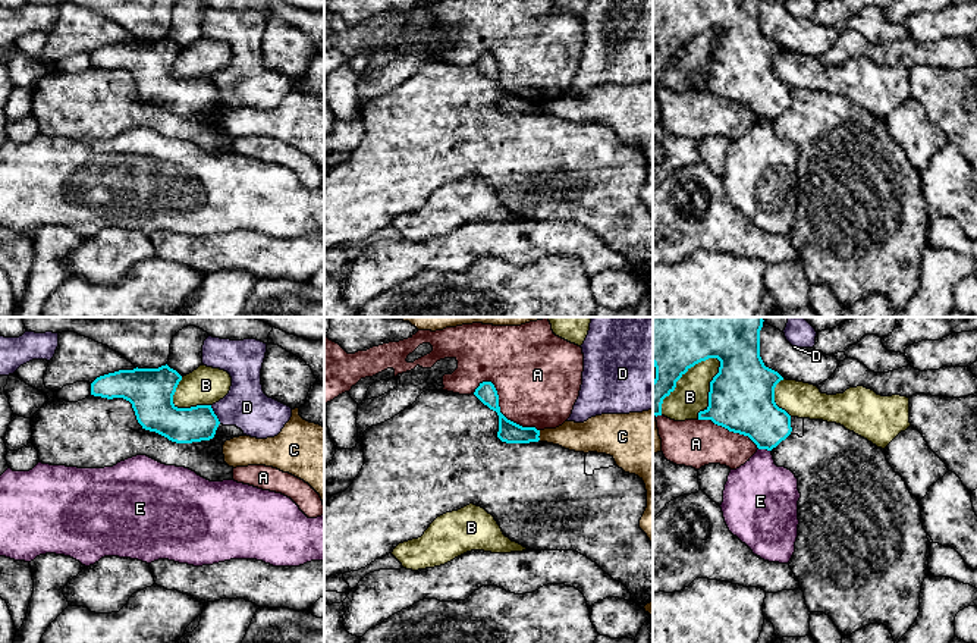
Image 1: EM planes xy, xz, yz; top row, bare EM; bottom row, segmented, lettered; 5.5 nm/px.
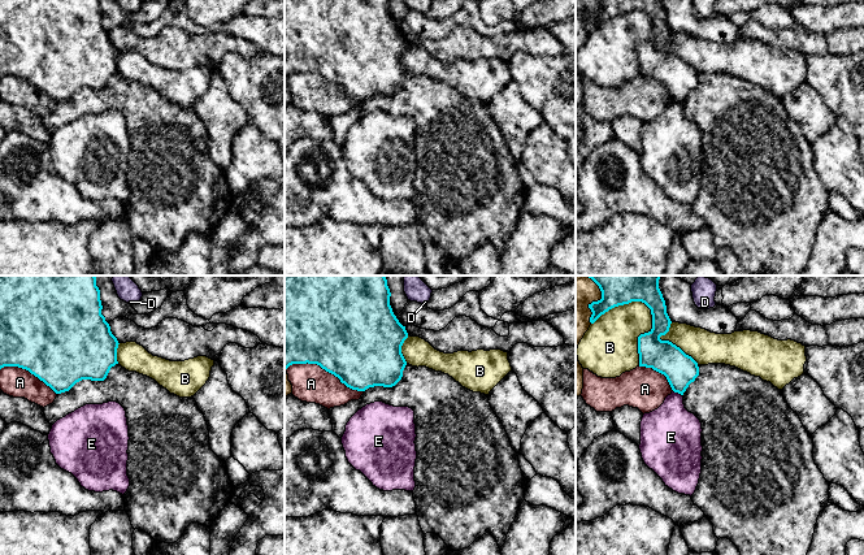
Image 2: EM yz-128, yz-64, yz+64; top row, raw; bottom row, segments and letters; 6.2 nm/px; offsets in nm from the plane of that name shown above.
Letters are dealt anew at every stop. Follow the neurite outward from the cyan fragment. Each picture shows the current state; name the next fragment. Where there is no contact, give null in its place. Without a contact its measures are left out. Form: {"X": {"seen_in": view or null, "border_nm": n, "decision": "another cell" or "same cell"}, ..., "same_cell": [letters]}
{"A": {"seen_in": "xz", "border_nm": 420, "decision": "another cell"}, "B": {"seen_in": "yz", "border_nm": 440, "decision": "another cell"}, "C": {"seen_in": "xz", "border_nm": 60, "decision": "another cell"}, "D": {"seen_in": "xy", "border_nm": 120, "decision": "another cell"}, "E": {"seen_in": "yz", "border_nm": 70, "decision": "another cell"}, "same_cell": []}

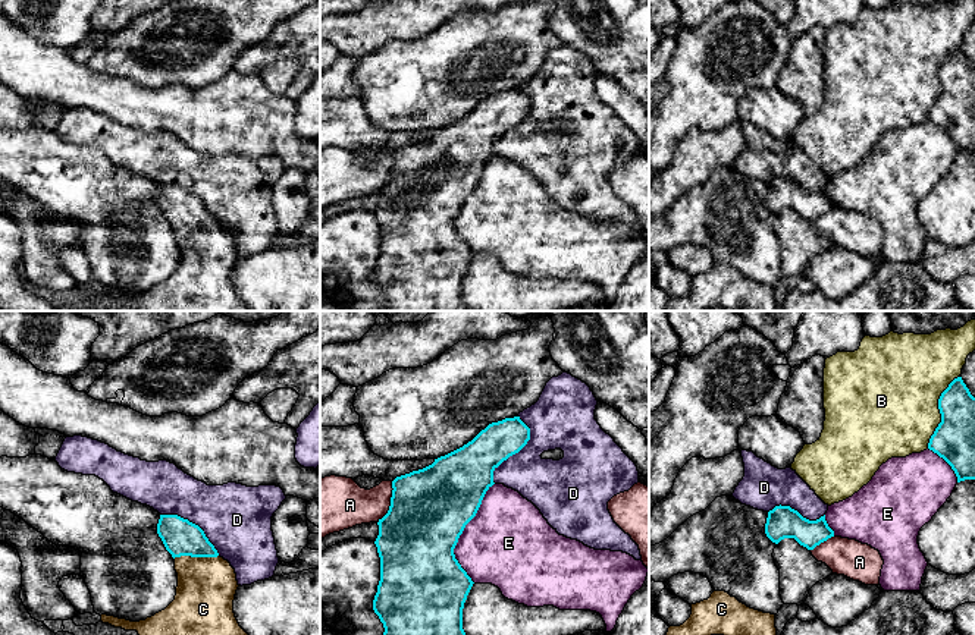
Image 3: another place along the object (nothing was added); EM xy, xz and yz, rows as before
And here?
{"A": {"seen_in": "xz", "border_nm": 240, "decision": "another cell"}, "B": {"seen_in": "yz", "border_nm": 440, "decision": "another cell"}, "C": {"seen_in": "xy", "border_nm": 240, "decision": "same cell"}, "D": {"seen_in": "xz", "border_nm": 400, "decision": "another cell"}, "E": {"seen_in": "xz", "border_nm": 550, "decision": "another cell"}, "same_cell": ["C"]}

